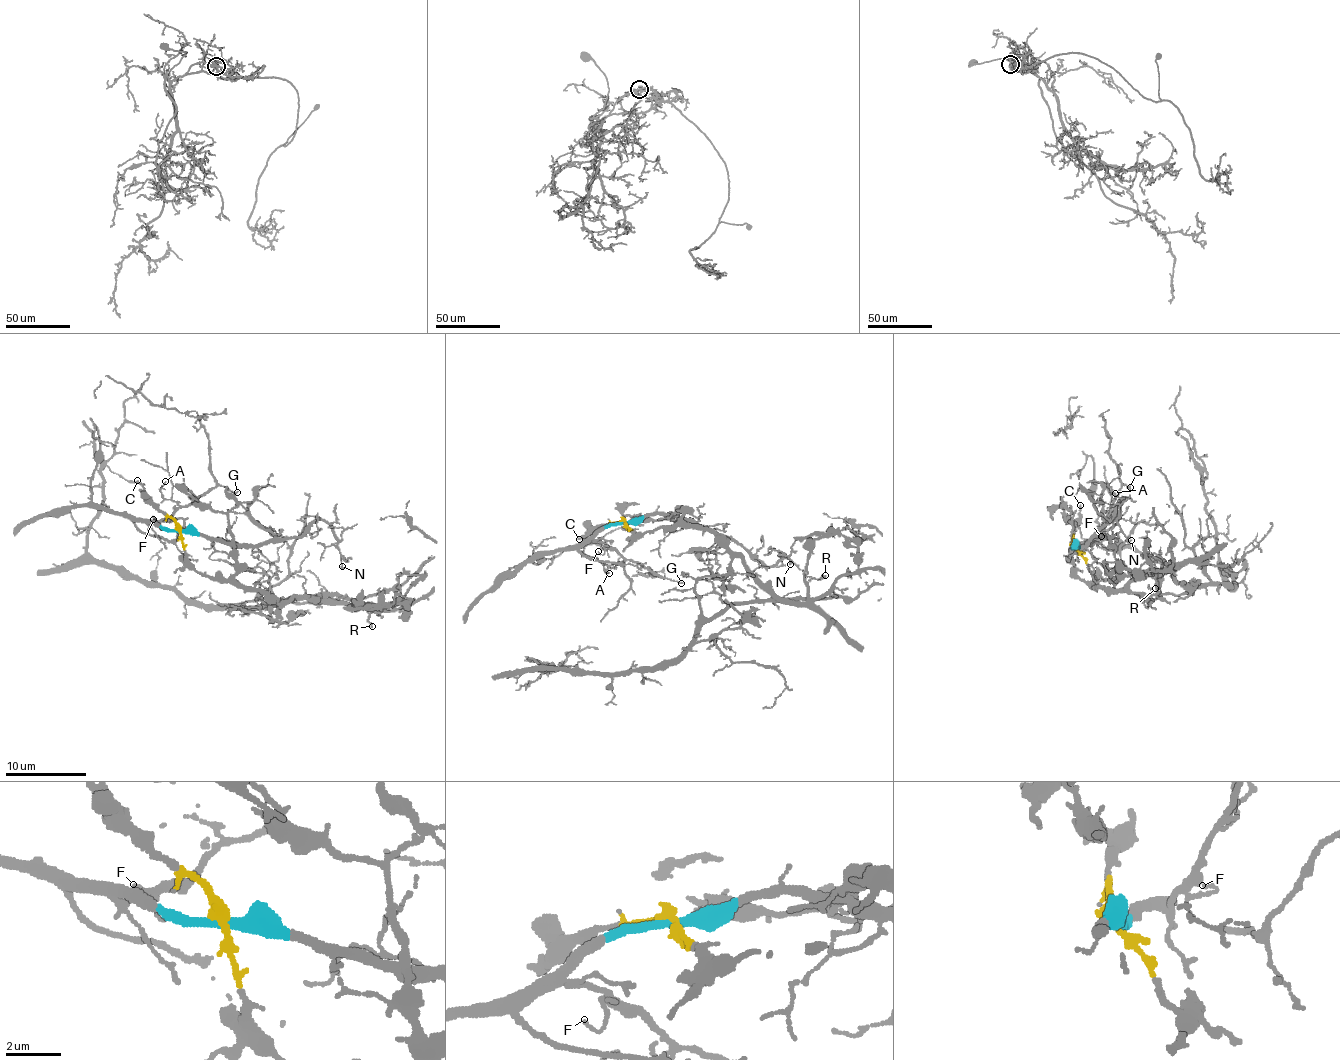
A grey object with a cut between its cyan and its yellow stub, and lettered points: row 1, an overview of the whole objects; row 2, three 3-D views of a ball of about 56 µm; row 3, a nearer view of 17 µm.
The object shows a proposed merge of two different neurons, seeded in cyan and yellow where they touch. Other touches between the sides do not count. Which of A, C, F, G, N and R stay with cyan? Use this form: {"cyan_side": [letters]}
{"cyan_side": ["A", "F", "G", "N"]}

